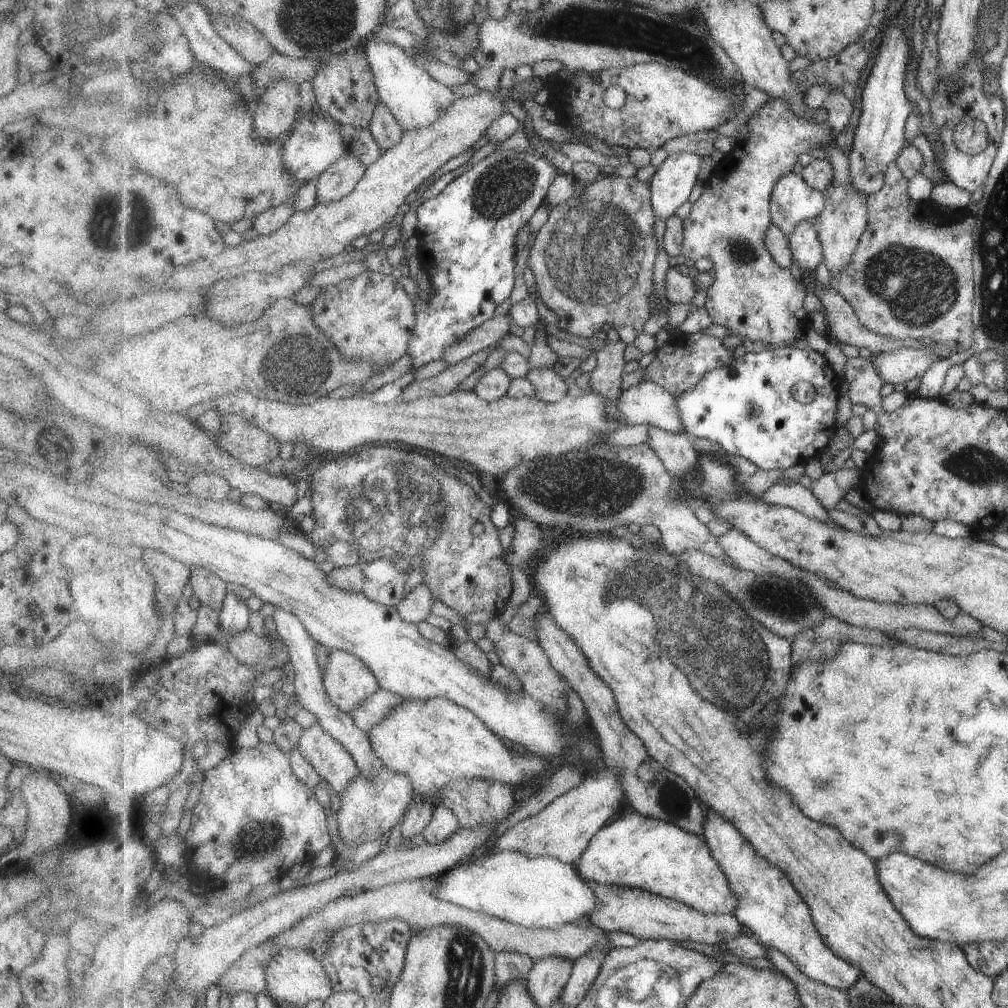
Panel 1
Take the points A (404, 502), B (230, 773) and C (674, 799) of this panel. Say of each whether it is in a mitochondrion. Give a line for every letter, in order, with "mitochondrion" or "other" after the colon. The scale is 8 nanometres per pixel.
A: mitochondrion
B: other
C: mitochondrion

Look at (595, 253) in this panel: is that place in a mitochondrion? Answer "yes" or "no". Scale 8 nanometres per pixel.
yes

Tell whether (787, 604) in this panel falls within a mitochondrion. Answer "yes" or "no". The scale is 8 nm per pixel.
yes

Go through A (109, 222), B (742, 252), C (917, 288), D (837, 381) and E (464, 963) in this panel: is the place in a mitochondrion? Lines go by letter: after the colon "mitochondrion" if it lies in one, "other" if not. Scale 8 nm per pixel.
A: mitochondrion
B: mitochondrion
C: mitochondrion
D: other
E: mitochondrion

